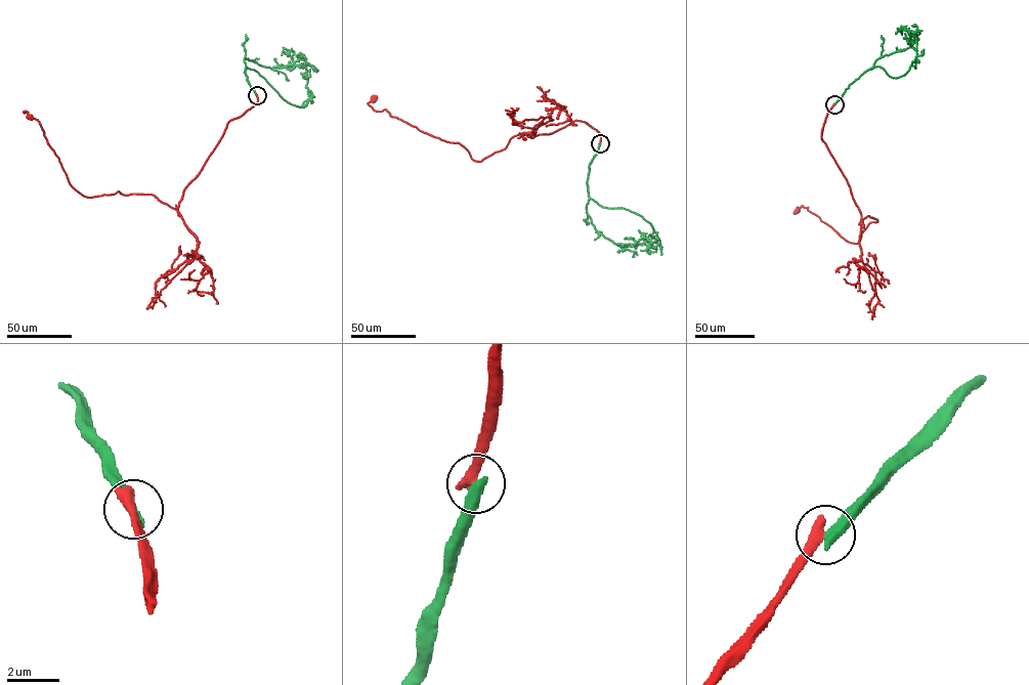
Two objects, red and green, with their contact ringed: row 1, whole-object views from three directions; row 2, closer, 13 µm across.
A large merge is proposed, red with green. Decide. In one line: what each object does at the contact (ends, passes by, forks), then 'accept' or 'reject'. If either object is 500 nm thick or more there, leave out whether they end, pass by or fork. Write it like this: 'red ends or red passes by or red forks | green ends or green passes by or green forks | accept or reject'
reject

